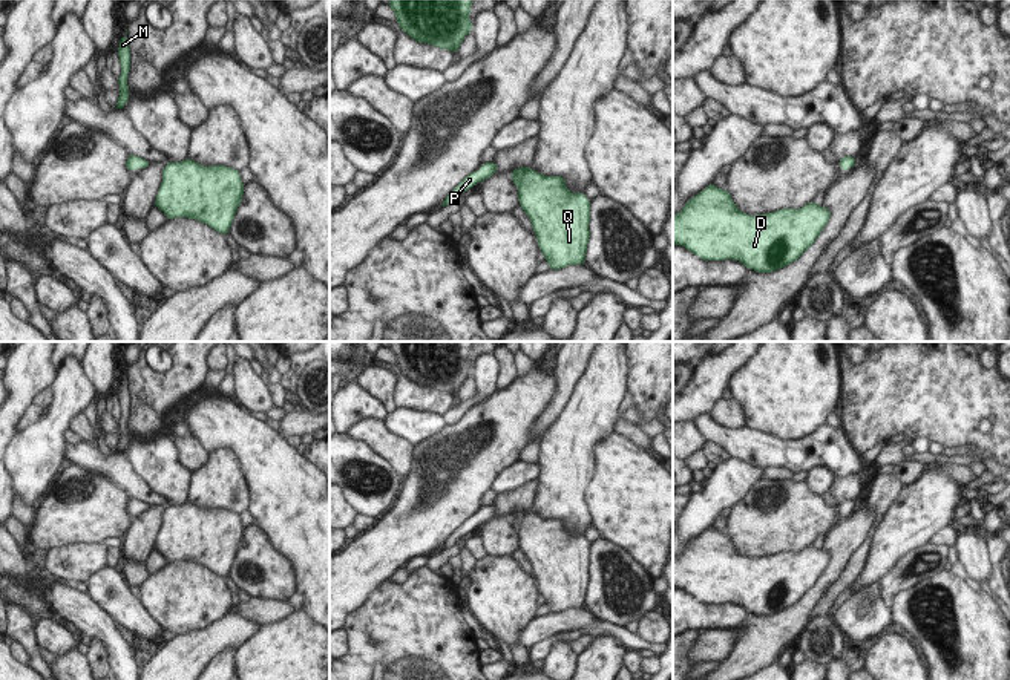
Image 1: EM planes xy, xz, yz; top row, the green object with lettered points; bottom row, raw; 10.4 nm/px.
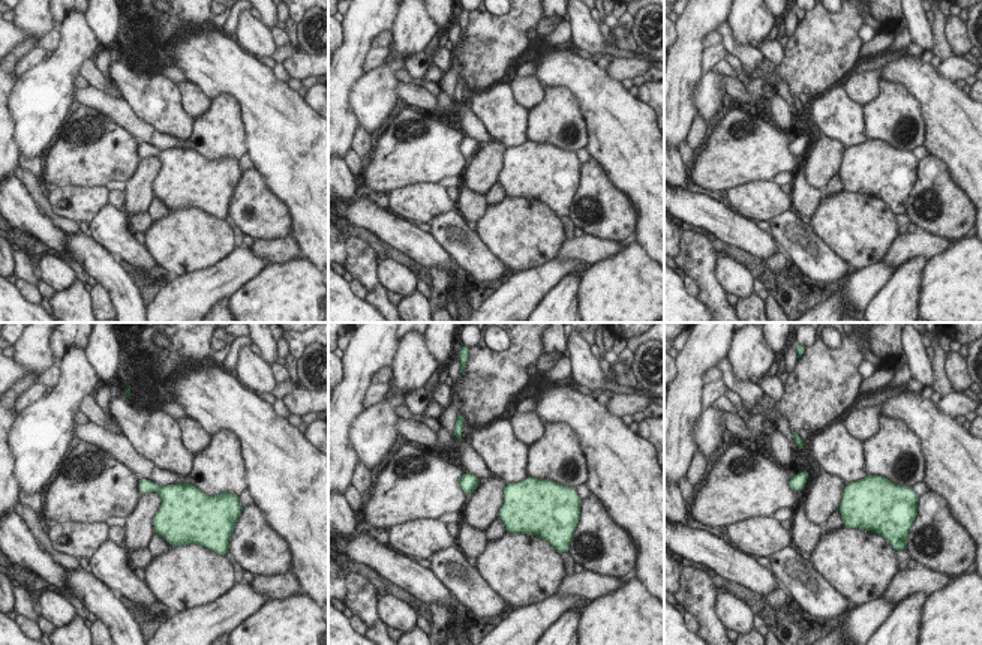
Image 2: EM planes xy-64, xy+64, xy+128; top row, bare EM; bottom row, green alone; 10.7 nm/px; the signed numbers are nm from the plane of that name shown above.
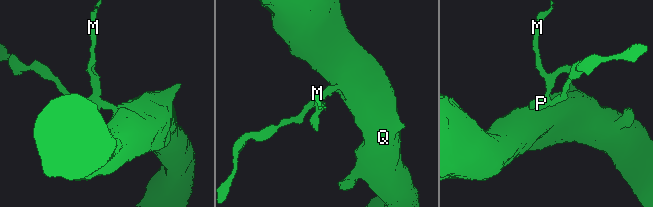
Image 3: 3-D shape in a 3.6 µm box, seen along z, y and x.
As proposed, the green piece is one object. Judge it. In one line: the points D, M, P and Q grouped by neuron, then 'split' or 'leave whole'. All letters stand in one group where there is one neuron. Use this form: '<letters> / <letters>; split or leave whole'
D M P Q; leave whole

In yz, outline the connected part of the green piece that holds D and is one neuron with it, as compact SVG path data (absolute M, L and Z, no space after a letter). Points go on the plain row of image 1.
M713 525L705 533L685 545L679 557L673 557L673 588L682 588L702 603L740 603L748 613L757 616L774 616L797 603L820 579L831 561L829 551L808 545L805 550L782 551L765 557L746 557L737 553L728 533L717 531Z

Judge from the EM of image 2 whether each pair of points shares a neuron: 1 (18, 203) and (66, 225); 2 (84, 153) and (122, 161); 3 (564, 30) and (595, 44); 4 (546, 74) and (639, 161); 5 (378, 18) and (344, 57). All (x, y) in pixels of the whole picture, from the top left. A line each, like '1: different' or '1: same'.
1: different
2: same
3: different
4: same
5: same

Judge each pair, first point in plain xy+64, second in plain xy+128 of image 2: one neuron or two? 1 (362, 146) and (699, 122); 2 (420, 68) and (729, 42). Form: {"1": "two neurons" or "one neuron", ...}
{"1": "one neuron", "2": "one neuron"}

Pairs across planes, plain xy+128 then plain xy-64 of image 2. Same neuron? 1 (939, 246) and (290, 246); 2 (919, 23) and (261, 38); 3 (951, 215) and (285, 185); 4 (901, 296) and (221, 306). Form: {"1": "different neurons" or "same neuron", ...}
{"1": "same neuron", "2": "same neuron", "3": "different neurons", "4": "same neuron"}

